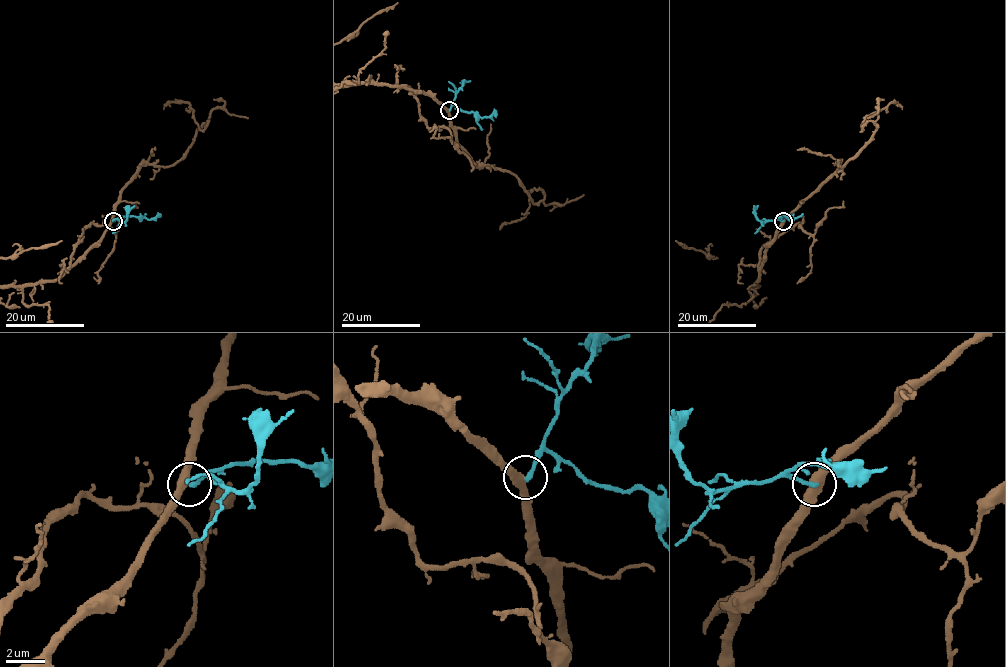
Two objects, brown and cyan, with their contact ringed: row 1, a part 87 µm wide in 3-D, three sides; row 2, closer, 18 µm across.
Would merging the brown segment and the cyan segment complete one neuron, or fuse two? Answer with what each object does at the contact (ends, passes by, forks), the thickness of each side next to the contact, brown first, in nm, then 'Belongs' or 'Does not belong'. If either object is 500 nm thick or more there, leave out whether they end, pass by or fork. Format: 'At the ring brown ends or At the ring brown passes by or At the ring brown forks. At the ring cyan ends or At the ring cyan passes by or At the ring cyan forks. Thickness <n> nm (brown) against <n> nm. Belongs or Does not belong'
At the ring brown passes by. At the ring cyan ends. Thickness 480 nm (brown) against 240 nm. Does not belong

